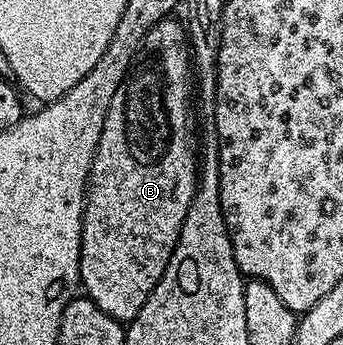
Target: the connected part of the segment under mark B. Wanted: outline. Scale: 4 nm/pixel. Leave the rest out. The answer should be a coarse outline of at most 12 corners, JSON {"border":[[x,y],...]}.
{"border":[[182,21],[143,38],[101,128],[81,290],[129,324],[195,195]]}

